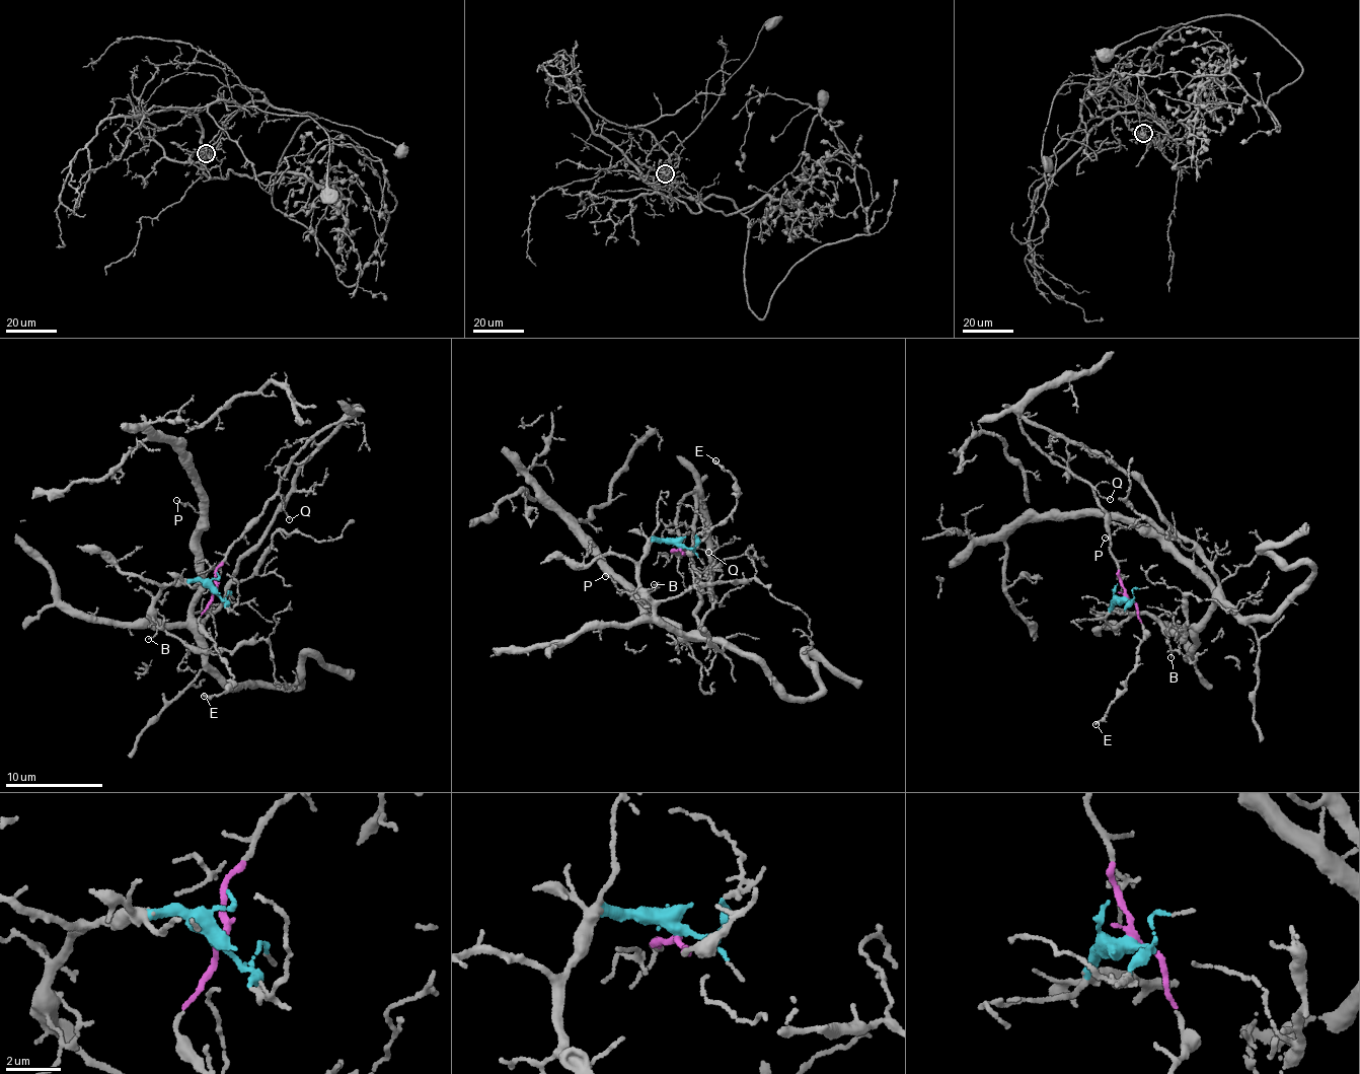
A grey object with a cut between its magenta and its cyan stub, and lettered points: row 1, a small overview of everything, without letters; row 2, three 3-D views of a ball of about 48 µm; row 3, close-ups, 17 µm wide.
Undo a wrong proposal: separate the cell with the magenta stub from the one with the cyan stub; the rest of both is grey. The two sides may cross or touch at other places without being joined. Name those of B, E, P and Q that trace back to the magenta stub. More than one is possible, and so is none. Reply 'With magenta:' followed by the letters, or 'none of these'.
With magenta: E, Q

